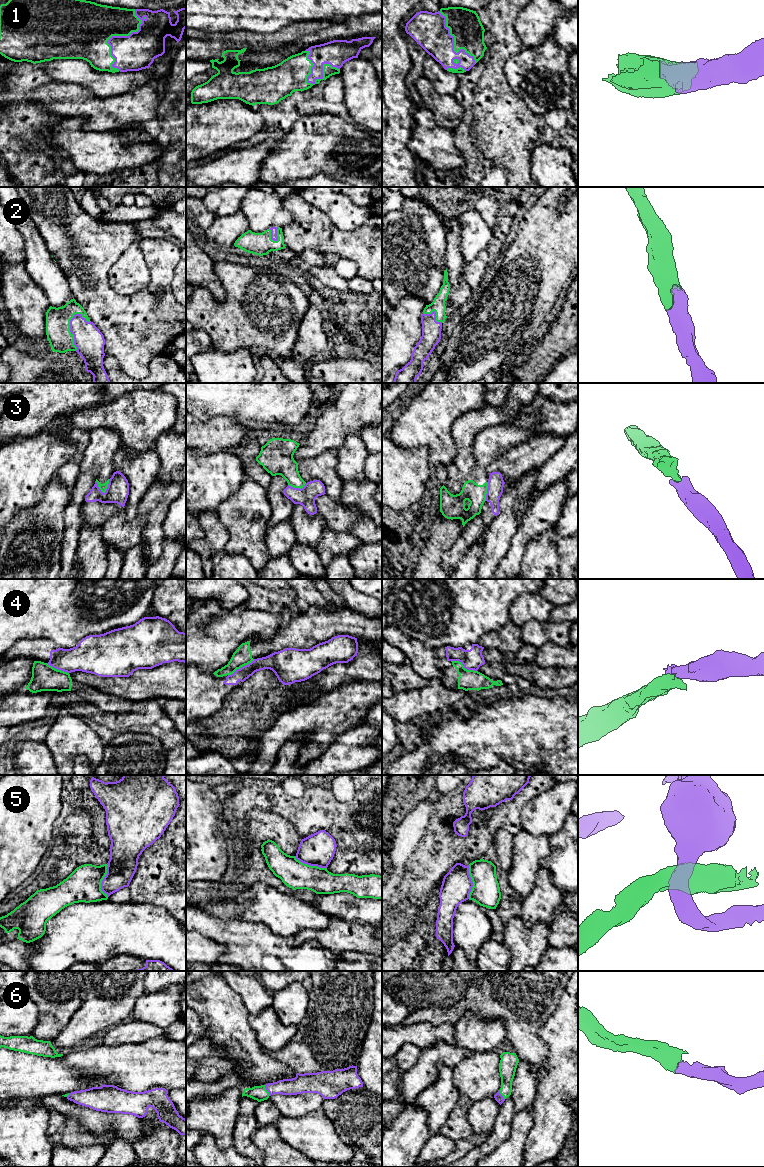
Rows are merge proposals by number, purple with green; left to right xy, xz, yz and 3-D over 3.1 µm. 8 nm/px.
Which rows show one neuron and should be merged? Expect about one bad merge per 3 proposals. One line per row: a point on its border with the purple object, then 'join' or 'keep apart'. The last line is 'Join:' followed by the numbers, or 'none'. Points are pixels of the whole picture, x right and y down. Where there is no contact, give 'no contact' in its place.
1: xy (117, 36) | join
2: xy (70, 330) | join
3: xy (108, 486) | keep apart
4: yz (463, 665) | keep apart
5: xy (102, 880) | keep apart
6: xz (266, 1089) | join
Join: 1, 2, 6

